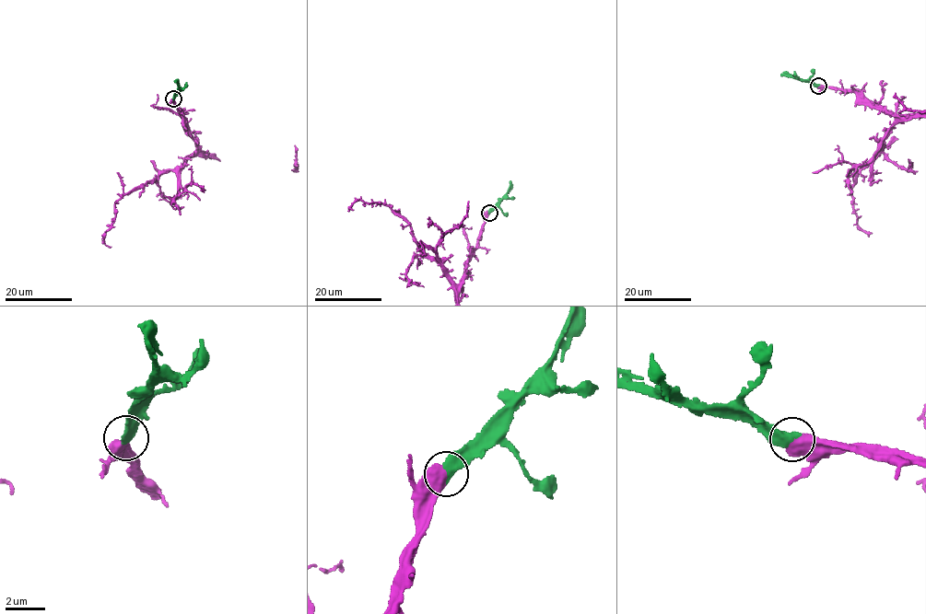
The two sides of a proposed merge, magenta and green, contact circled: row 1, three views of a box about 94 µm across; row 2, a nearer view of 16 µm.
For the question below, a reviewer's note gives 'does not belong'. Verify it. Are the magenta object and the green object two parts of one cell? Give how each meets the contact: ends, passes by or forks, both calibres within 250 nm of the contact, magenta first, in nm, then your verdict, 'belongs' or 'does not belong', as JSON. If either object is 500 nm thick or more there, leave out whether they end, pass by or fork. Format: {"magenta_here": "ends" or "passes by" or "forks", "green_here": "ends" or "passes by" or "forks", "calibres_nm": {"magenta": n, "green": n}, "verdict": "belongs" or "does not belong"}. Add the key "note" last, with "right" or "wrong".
{"calibres_nm": {"magenta": 600, "green": 440}, "verdict": "belongs", "note": "wrong"}

